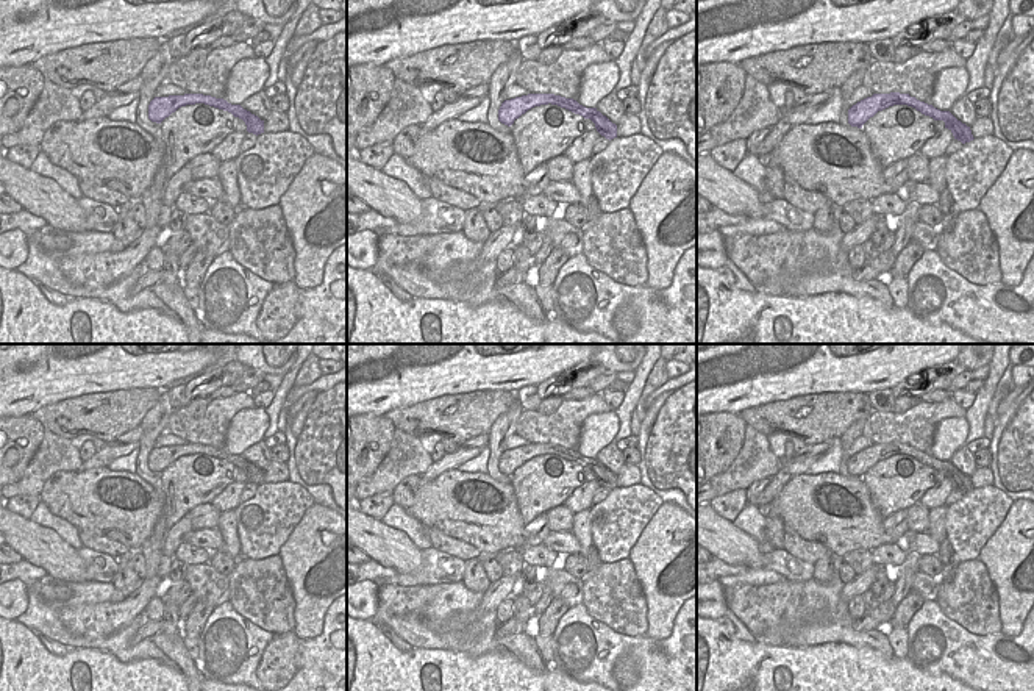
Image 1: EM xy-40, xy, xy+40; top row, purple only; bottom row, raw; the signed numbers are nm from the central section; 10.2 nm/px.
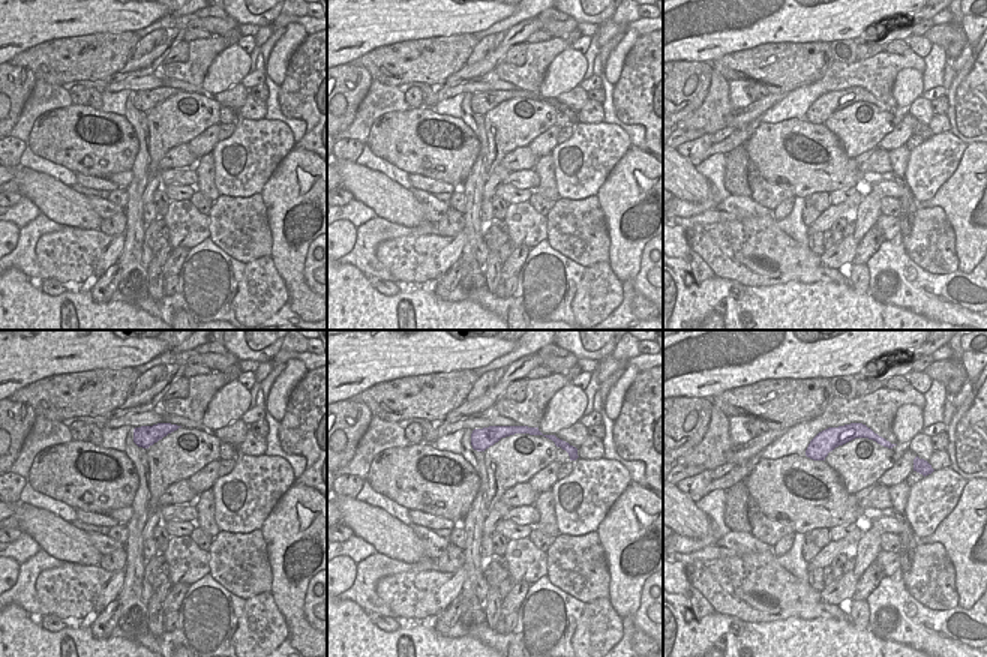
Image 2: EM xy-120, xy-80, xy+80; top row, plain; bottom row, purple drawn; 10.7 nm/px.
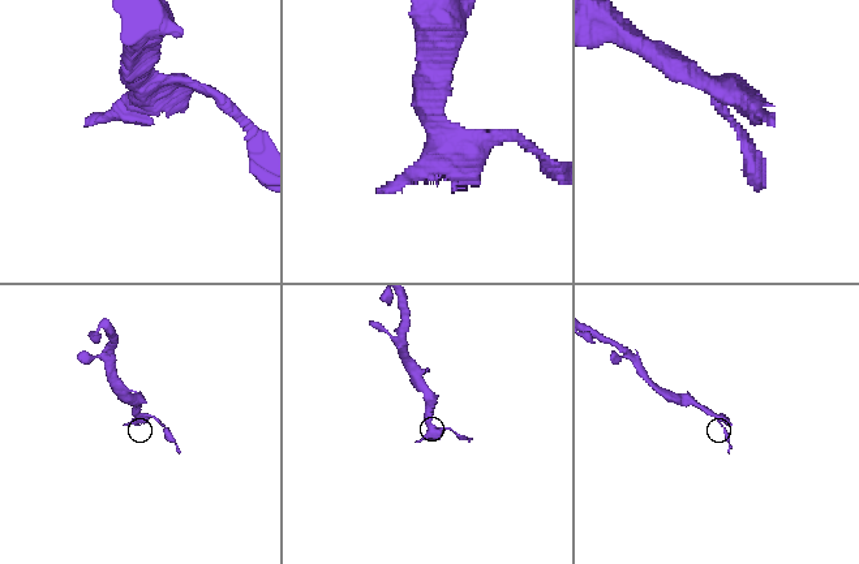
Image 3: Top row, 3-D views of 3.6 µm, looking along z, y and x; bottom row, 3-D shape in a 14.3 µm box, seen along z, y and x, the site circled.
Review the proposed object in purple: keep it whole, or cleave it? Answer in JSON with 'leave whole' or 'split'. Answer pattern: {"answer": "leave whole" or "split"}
{"answer": "split"}

